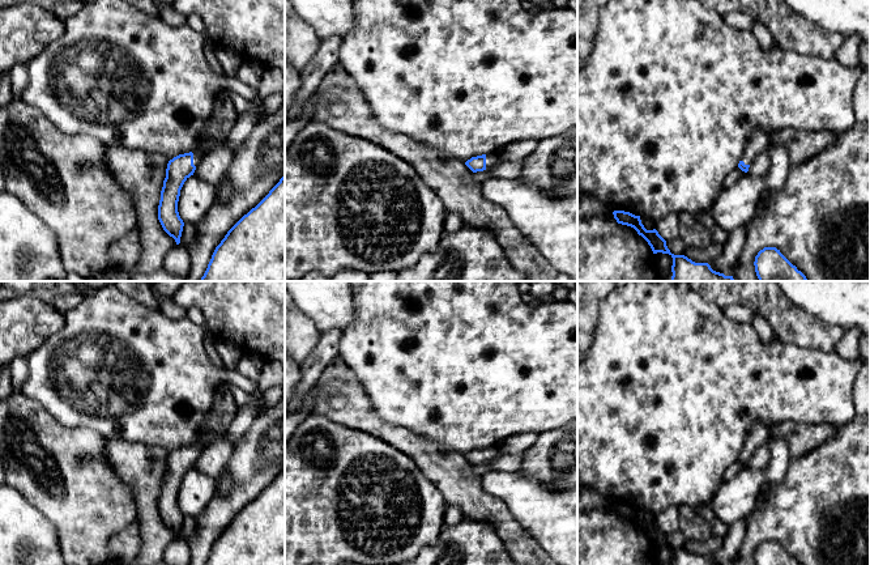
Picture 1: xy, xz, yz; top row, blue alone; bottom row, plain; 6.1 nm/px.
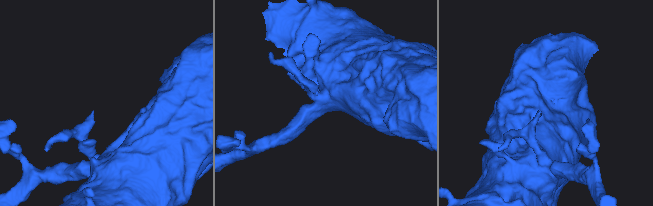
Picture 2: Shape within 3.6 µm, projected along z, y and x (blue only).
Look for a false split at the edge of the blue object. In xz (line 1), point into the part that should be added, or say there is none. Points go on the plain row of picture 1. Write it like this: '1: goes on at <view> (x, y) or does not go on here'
1: goes on at xz (491, 453)

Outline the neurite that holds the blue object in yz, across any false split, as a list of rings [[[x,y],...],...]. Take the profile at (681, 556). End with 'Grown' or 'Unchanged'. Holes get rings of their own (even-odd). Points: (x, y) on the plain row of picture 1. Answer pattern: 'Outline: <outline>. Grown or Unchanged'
Outline: [[[614,504],[614,511],[618,517],[634,521],[651,539],[653,547],[669,547],[673,551],[671,565],[716,565],[708,556],[695,556],[685,548],[674,548],[666,539],[666,534],[656,522],[647,523],[641,517],[640,509],[624,504]]]. Unchanged

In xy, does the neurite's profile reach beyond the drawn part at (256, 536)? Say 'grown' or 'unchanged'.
unchanged

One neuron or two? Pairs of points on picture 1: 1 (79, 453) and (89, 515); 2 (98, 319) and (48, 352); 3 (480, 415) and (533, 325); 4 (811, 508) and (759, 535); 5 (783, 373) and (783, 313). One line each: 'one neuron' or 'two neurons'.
1: one neuron
2: one neuron
3: one neuron
4: one neuron
5: two neurons

